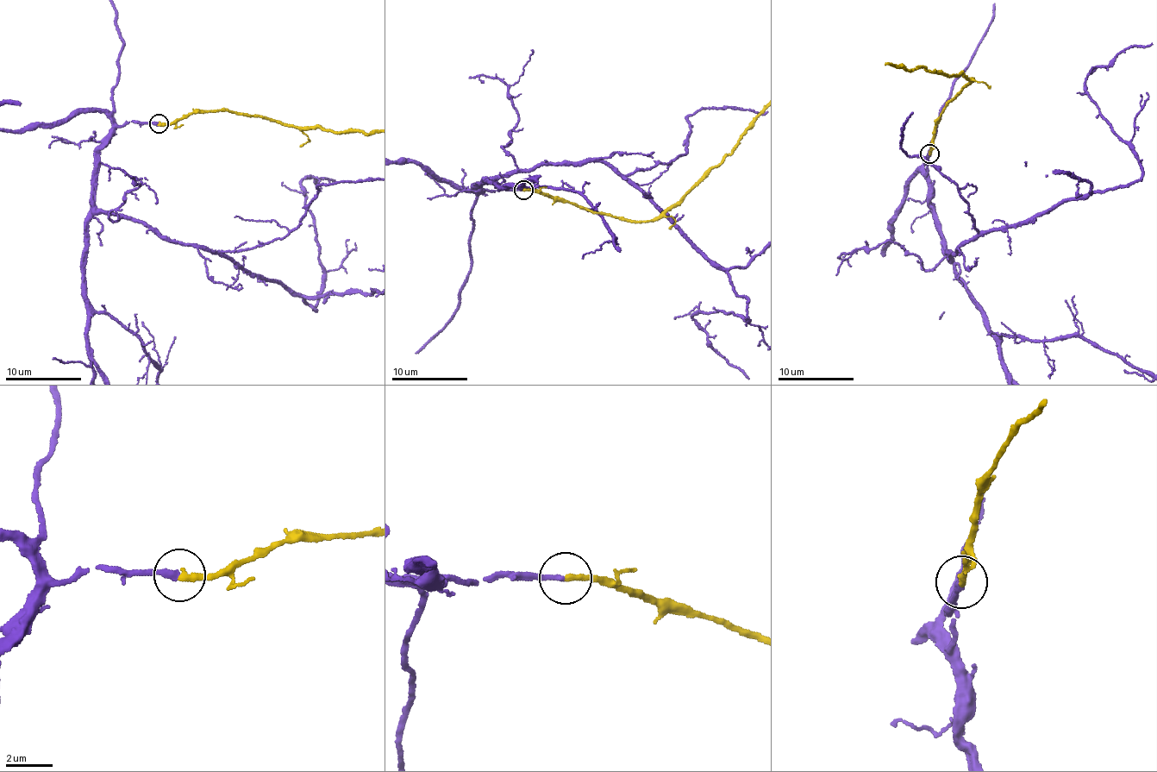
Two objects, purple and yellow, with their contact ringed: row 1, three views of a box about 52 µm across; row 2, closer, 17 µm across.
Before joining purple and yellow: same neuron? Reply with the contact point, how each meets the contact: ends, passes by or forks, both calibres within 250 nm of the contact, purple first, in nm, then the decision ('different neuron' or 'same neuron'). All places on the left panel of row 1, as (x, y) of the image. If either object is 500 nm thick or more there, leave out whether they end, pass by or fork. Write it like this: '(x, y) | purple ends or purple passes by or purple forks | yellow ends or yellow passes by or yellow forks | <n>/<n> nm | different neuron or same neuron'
(159, 123) | purple ends | yellow ends | 240/280 nm | same neuron

